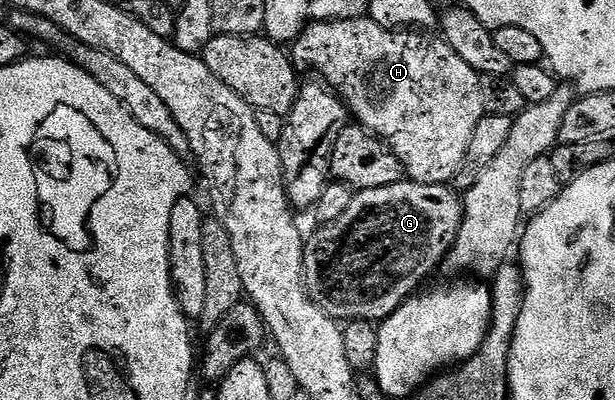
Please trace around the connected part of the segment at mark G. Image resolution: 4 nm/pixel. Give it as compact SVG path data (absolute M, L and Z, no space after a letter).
M403 181L393 183L392 185L377 187L376 189L358 191L354 196L352 205L348 205L348 209L344 209L344 213L340 213L340 217L336 217L336 221L319 226L317 228L319 231L316 232L311 239L309 236L309 238L305 240L304 273L306 274L306 289L310 293L310 300L312 300L321 311L328 313L333 319L339 321L381 321L387 319L399 305L405 303L407 299L411 298L411 296L419 290L418 283L424 282L425 279L433 273L434 267L441 268L443 266L445 257L458 236L458 230L462 224L463 210L464 203L460 198L459 192L441 183Z

